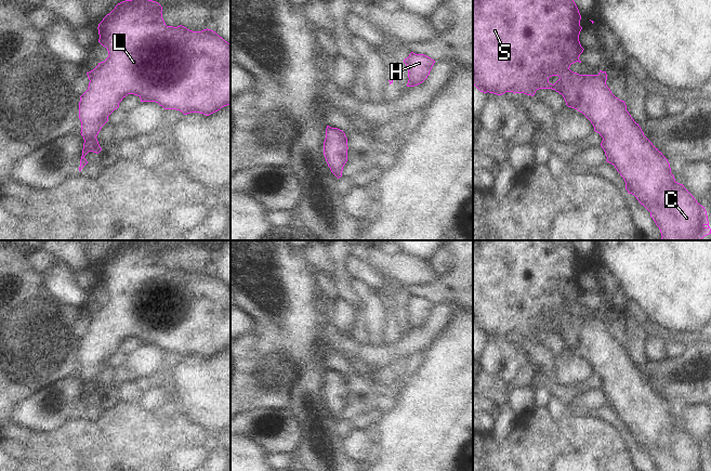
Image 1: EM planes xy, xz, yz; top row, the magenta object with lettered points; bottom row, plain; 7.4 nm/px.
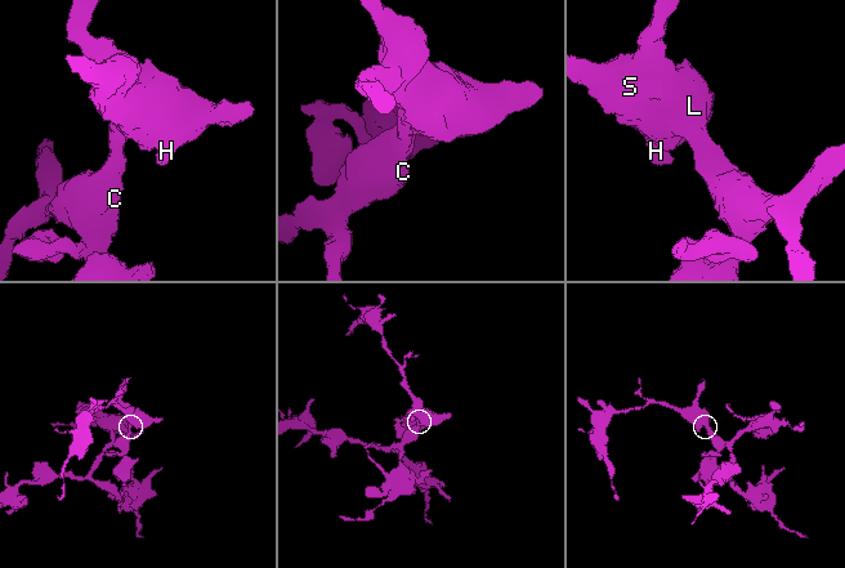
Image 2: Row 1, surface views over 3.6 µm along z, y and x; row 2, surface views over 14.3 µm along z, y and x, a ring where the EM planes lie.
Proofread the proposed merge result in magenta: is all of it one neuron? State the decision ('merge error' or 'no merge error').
no merge error

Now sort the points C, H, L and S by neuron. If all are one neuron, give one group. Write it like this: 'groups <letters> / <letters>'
groups C H L S

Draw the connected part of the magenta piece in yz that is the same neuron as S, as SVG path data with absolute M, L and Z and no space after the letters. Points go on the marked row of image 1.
M473 0L473 84L480 92L489 92L497 95L502 95L505 92L513 92L514 94L524 93L534 96L536 91L539 89L552 89L562 94L566 105L582 113L593 125L594 131L603 138L601 146L607 157L606 161L614 165L623 178L628 193L634 195L640 204L650 212L650 217L660 230L662 236L661 240L701 240L705 236L711 234L705 207L697 202L694 196L684 187L683 184L675 181L674 175L671 173L668 159L644 135L644 132L638 123L634 121L627 110L624 101L619 100L611 93L610 89L606 84L606 71L600 70L597 75L579 75L569 69L571 64L576 62L581 63L579 56L584 50L579 41L579 35L582 29L580 26L580 19L581 15L574 0Z

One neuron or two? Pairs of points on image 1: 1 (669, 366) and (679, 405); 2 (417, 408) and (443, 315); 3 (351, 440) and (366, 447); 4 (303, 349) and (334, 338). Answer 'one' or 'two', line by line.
1: two
2: two
3: one
4: two

